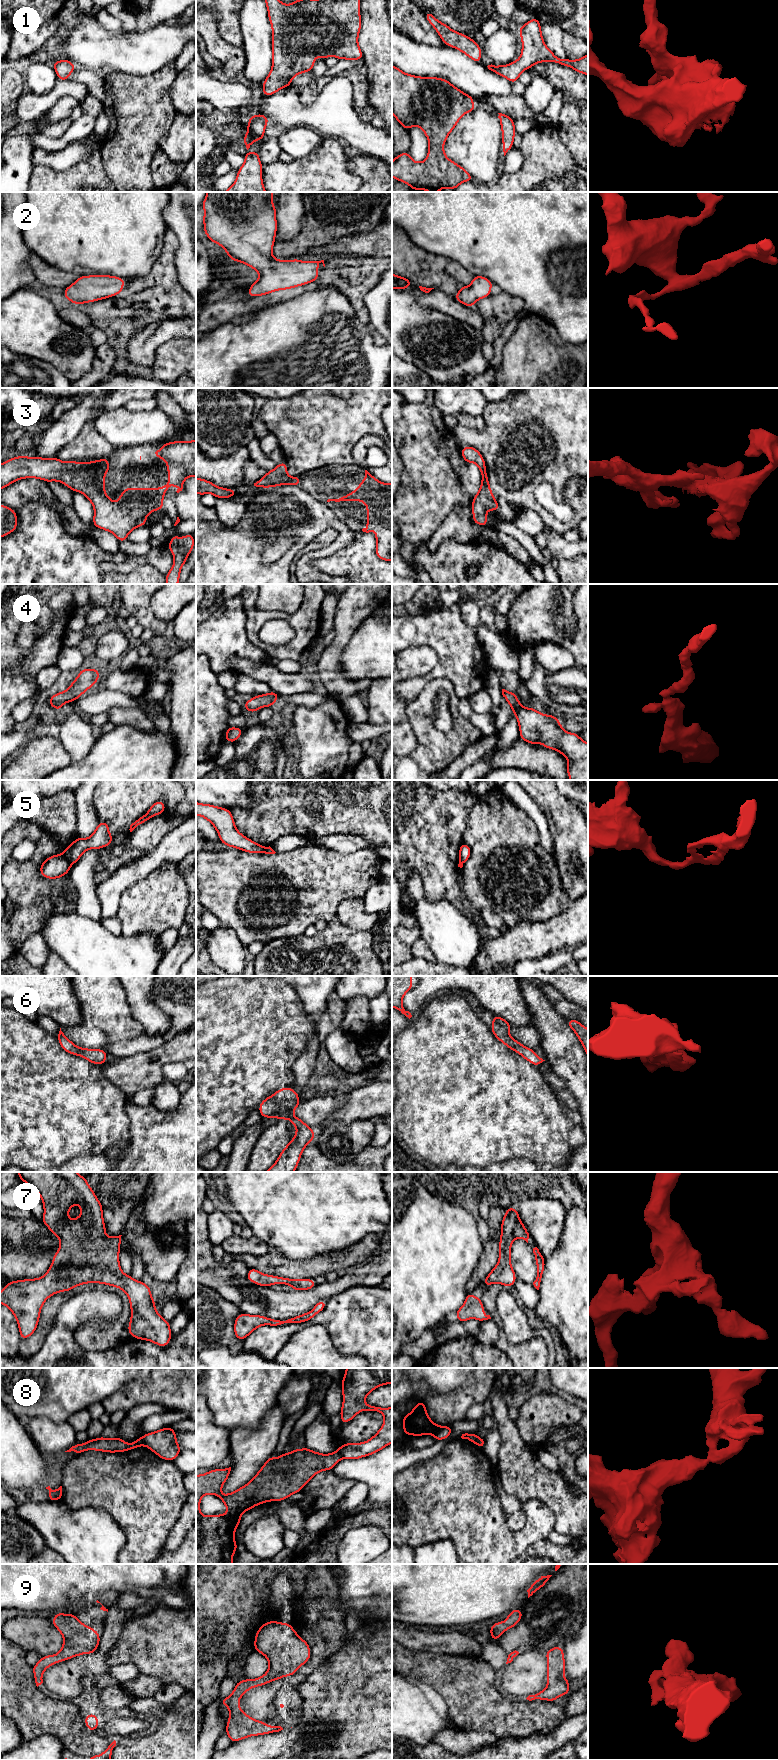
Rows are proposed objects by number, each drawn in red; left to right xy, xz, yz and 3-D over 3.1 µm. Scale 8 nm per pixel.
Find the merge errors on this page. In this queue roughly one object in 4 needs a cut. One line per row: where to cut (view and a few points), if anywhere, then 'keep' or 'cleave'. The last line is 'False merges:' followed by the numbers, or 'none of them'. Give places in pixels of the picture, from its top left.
1: no cut; keep
2: no cut; keep
3: no cut; keep
4: no cut; keep
5: cut in xy along (62, 853), (71, 864); cleave
6: no cut; keep
7: no cut; keep
8: cut in xy along (141, 1437), (144, 1444); cleave
9: no cut; keep
False merges: 5, 8

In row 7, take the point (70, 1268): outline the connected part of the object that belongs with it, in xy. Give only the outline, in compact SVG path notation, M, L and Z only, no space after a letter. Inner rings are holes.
M18 1172L18 1178L40 1195L44 1207L41 1221L60 1240L60 1248L45 1275L36 1279L10 1281L0 1292L0 1303L7 1306L15 1316L20 1338L27 1339L35 1332L41 1308L50 1296L82 1284L101 1283L120 1288L128 1296L131 1308L128 1332L131 1336L166 1347L172 1336L170 1323L156 1311L150 1287L122 1272L119 1263L122 1235L106 1236L103 1206L86 1177L76 1172ZM74 1204L80 1206L81 1215L71 1220L68 1213Z

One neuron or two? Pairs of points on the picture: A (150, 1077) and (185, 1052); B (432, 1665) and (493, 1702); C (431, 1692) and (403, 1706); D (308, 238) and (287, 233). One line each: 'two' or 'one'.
A: one
B: one
C: two
D: two

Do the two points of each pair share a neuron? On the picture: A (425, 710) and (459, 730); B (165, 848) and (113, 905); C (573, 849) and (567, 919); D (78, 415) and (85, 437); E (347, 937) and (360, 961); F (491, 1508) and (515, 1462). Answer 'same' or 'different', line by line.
A: same
B: same
C: different
D: different
E: same
F: different

